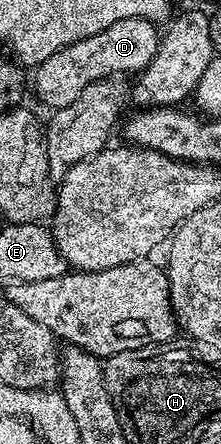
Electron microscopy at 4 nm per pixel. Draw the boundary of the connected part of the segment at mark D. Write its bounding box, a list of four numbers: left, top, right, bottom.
[35,18,161,111]

